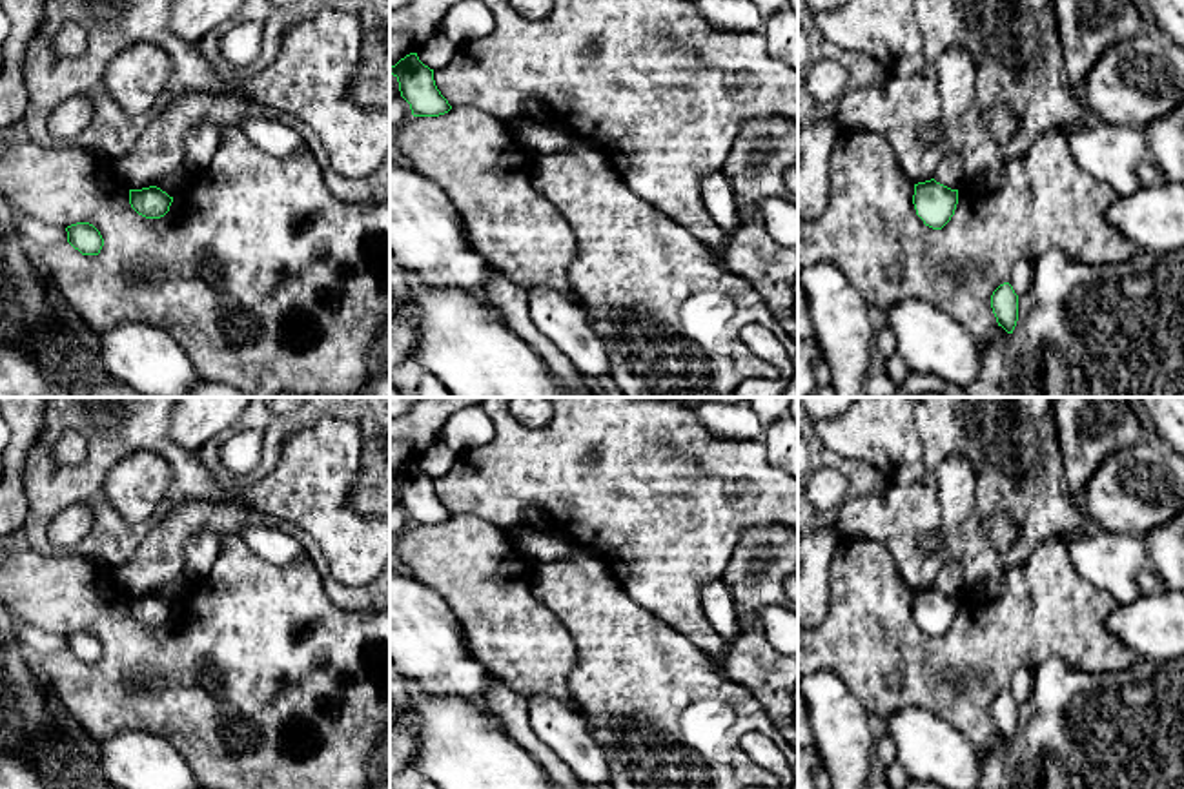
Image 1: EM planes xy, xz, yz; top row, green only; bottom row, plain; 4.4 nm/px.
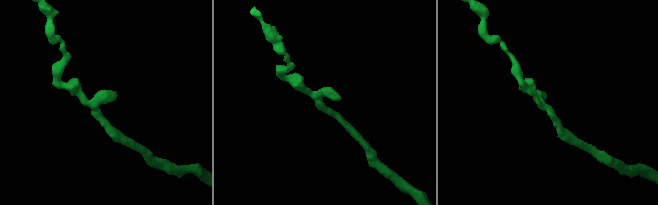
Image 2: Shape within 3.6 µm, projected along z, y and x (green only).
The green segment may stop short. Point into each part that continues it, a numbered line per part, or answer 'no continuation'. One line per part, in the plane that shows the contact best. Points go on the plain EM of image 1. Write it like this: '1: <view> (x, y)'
no continuation

